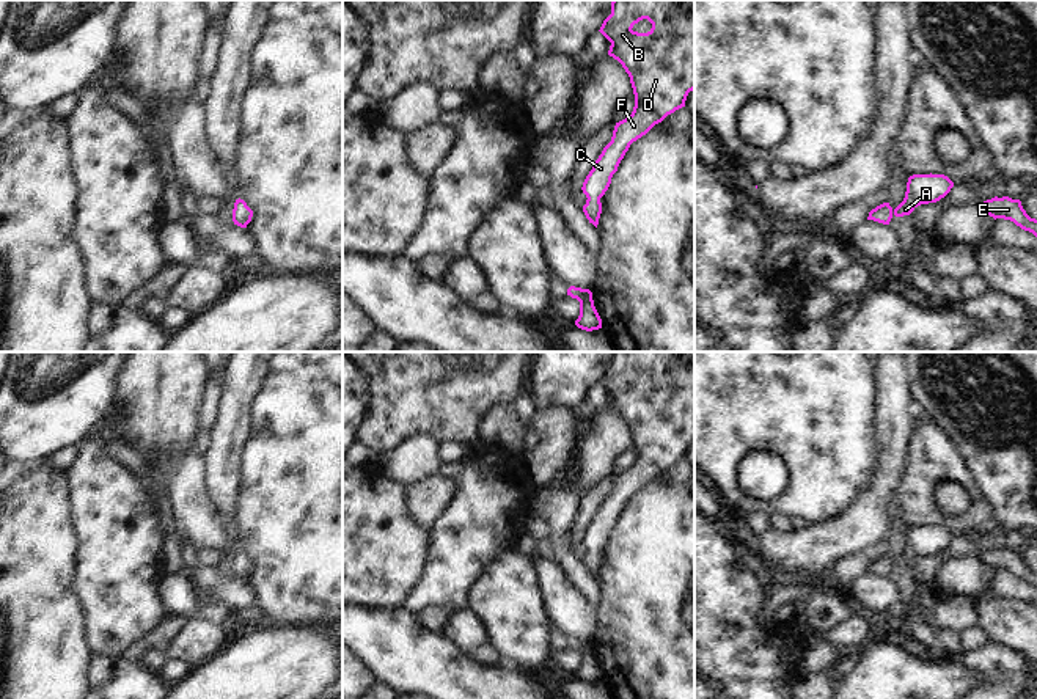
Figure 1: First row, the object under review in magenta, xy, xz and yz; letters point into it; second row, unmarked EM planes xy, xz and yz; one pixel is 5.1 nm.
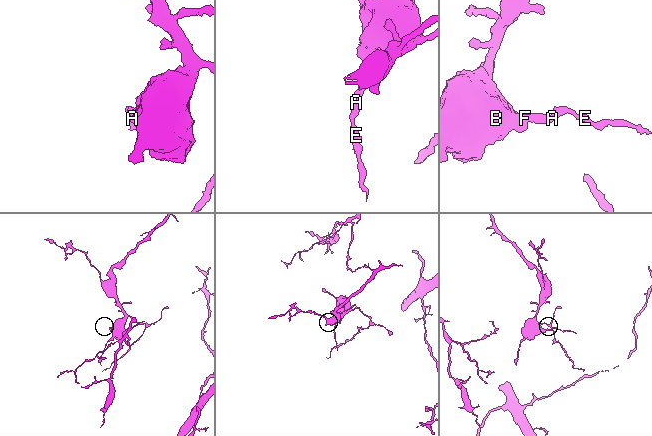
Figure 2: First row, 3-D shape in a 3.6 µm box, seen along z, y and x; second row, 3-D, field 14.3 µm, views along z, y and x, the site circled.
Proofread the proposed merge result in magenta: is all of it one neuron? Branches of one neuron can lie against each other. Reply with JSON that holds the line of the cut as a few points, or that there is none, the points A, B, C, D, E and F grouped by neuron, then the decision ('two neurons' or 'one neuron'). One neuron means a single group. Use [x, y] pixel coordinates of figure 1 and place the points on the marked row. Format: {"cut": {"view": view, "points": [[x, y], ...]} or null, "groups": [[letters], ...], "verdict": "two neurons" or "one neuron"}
{"cut": null, "groups": [["A", "B", "C", "D", "E", "F"]], "verdict": "one neuron"}

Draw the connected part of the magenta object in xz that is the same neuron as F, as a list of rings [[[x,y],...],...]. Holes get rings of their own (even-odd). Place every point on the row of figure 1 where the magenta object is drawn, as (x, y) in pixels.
[[[613,0],[611,14],[599,31],[611,42],[608,55],[617,60],[630,77],[635,107],[630,116],[616,123],[611,141],[581,187],[588,198],[583,212],[595,228],[602,214],[600,198],[630,145],[668,115],[685,107],[688,93],[694,90],[694,0]],[[643,19],[647,19],[652,28],[647,33],[633,31],[633,25]]]

